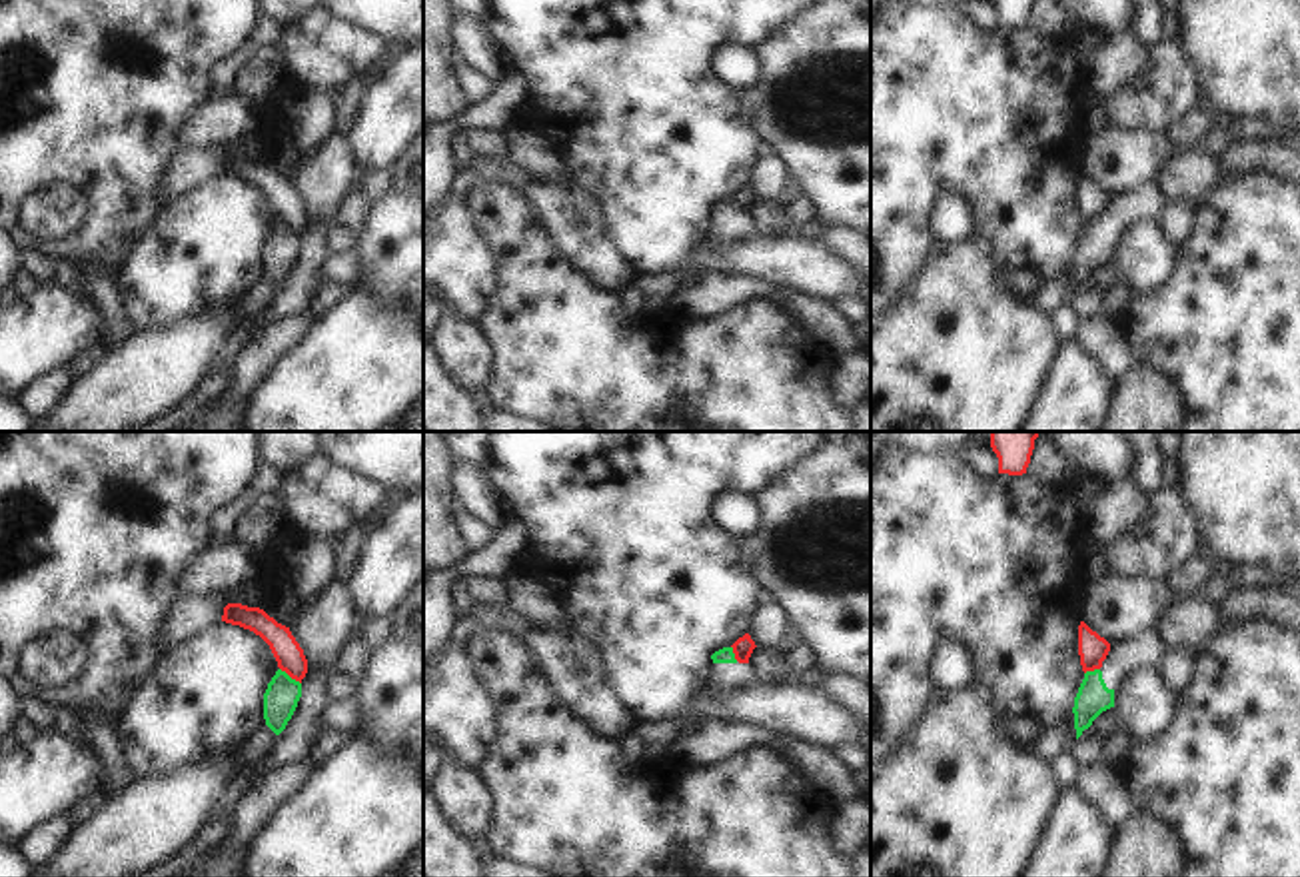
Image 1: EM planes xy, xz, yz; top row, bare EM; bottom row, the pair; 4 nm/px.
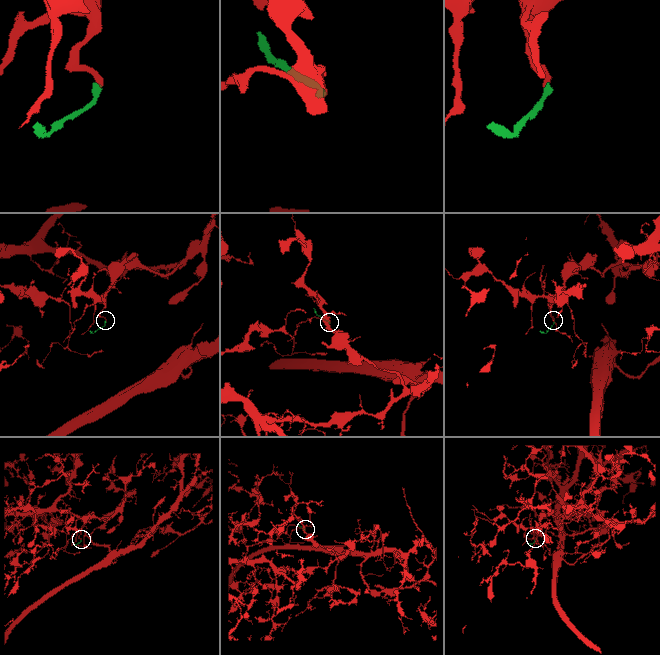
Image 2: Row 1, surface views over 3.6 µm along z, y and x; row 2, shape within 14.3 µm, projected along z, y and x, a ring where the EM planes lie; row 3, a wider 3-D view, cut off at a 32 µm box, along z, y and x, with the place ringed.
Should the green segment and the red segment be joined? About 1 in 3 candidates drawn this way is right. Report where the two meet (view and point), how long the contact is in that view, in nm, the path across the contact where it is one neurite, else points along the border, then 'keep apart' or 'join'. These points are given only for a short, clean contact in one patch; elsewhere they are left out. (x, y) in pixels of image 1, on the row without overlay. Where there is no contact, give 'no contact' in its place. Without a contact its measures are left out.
contact xy (288, 228); length 110 nm; border xy (280, 220), (300, 236); keep apart

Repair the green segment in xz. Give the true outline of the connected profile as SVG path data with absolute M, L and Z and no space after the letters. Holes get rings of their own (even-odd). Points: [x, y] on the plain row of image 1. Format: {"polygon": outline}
{"polygon": "M723 200L711 208L713 224L709 230L709 244L715 250L723 250L745 242L753 234L753 224L749 216L739 216L735 212L733 200Z"}

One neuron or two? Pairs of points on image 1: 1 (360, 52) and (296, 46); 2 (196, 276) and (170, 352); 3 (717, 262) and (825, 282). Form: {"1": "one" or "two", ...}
{"1": "one", "2": "two", "3": "one"}

